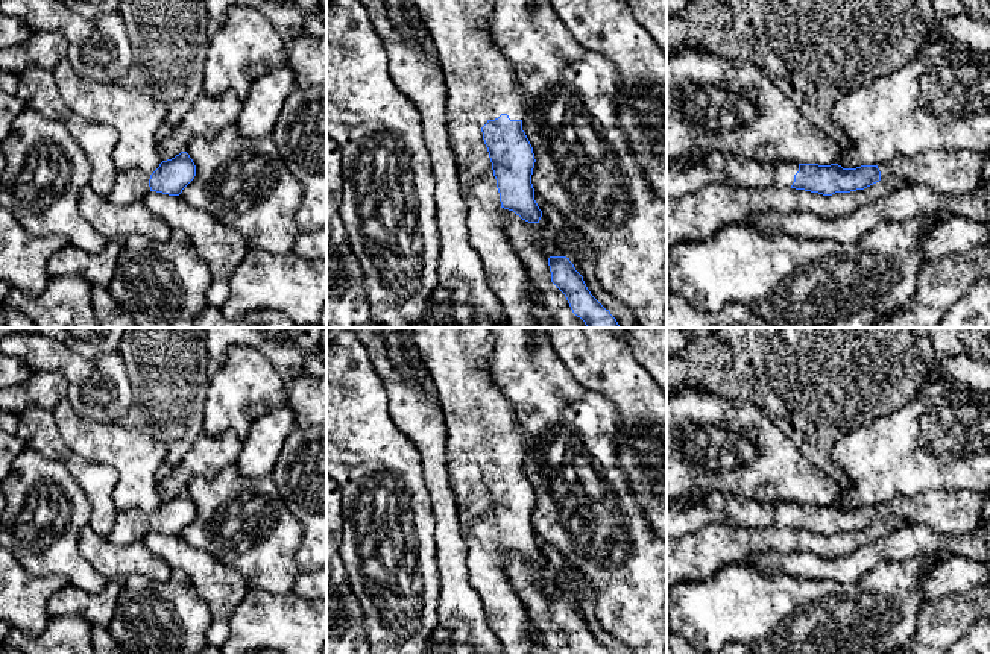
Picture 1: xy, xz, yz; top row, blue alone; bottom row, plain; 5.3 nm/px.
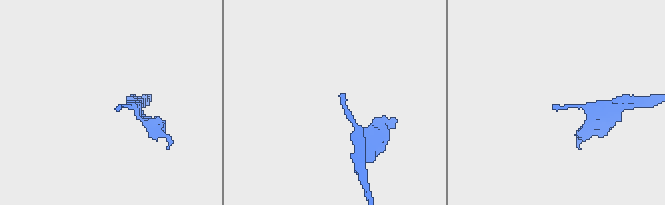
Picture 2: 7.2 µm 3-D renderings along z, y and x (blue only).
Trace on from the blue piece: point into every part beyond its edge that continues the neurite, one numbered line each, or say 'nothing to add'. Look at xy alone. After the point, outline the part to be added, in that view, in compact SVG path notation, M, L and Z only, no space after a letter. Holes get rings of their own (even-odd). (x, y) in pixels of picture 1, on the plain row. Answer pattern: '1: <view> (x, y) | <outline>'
1: xy (131, 525) | M120 510L106 539L118 546L143 540L150 531L149 519L150 514L141 510Z

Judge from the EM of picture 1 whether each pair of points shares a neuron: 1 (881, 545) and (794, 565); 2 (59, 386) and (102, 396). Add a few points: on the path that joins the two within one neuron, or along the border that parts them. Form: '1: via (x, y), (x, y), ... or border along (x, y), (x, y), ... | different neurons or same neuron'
1: via (860, 563), (854, 566), (816, 566) | same neuron
2: border along (35, 371), (59, 374), (67, 381), (67, 396) | different neurons

